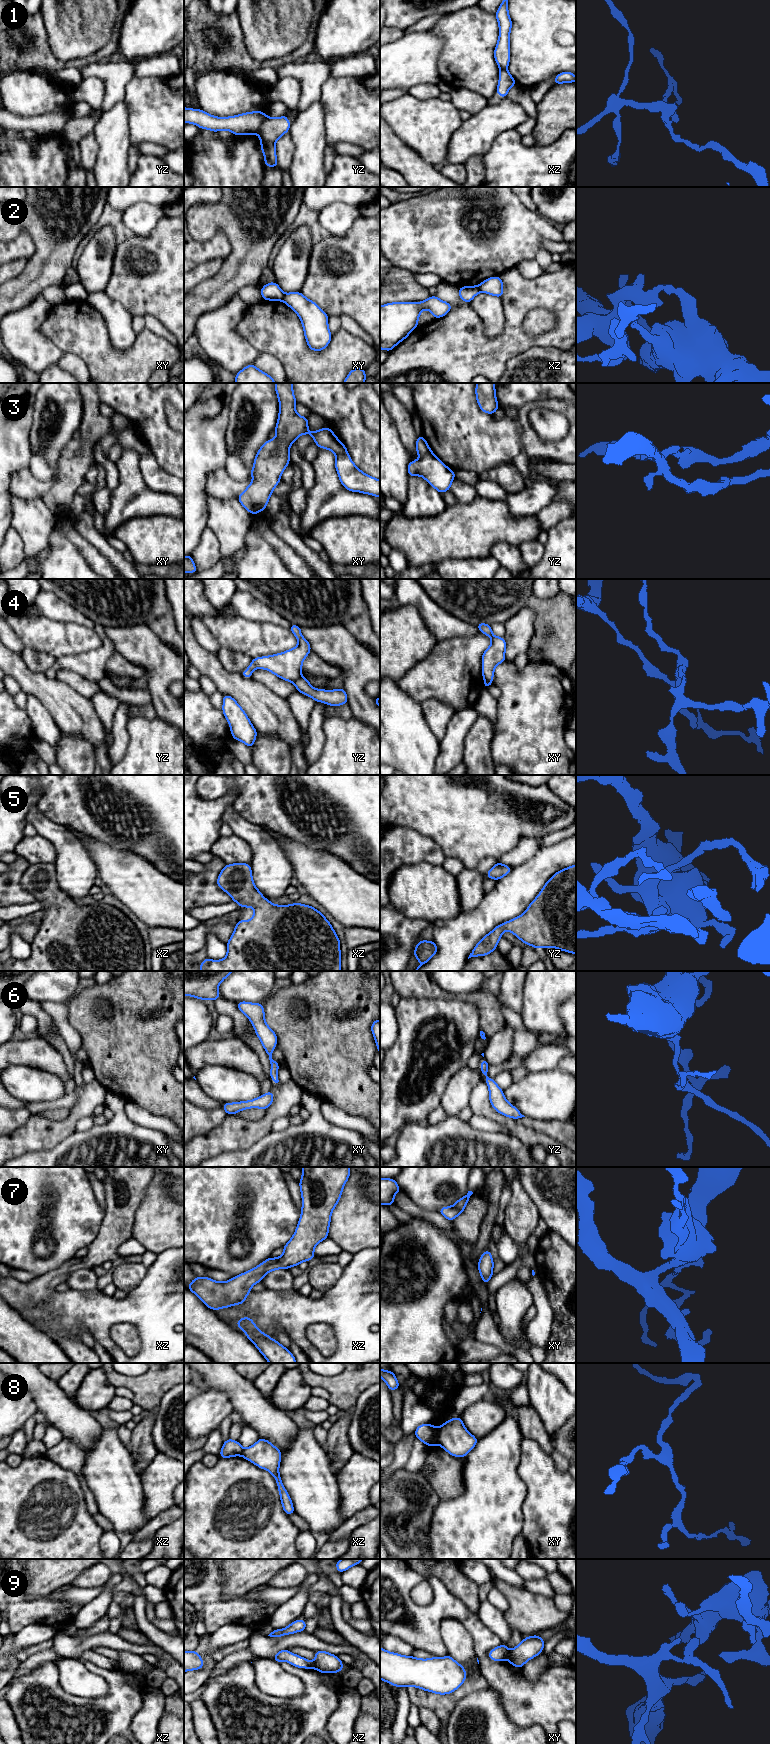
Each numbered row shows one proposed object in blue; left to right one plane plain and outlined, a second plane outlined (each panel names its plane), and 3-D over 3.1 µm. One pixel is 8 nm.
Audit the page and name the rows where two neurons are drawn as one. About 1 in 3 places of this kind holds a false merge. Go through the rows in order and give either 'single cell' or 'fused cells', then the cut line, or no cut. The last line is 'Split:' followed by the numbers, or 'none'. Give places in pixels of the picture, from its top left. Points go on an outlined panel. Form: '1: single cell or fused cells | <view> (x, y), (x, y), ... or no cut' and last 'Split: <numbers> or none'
1: fused cells | yz (267, 116), (257, 132)
2: fused cells | xy (284, 294), (281, 300)
3: fused cells | xy (347, 453), (336, 456)
4: fused cells | yz (300, 675), (293, 682)
5: single cell | no cut
6: single cell | no cut
7: single cell | no cut
8: fused cells | xy (437, 1427), (438, 1443)
9: fused cells | xy (510, 1651), (507, 1658)
Split: 1, 2, 3, 4, 8, 9

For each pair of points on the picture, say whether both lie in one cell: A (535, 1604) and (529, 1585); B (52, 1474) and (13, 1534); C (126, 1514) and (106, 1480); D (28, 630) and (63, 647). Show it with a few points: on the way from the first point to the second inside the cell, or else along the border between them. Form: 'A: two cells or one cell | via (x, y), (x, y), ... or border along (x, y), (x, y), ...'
A: two cells | border along (522, 1587), (533, 1593), (552, 1598)
B: one cell | via (33, 1477), (11, 1499), (11, 1515)
C: one cell | via (124, 1506), (118, 1492), (114, 1488)
D: one cell | via (37, 633), (54, 638)

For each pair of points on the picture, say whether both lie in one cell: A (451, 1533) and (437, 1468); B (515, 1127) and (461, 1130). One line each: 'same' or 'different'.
A: different
B: different

